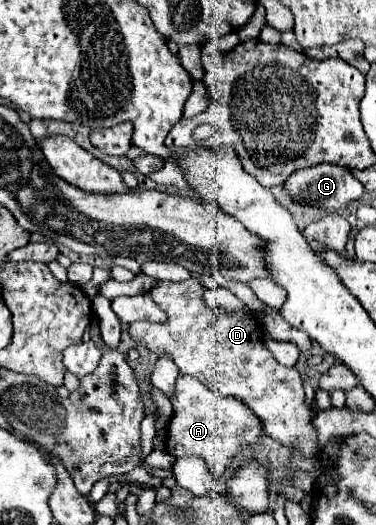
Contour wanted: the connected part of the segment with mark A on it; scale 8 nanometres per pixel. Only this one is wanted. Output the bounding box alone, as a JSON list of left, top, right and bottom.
[167,375,261,479]

